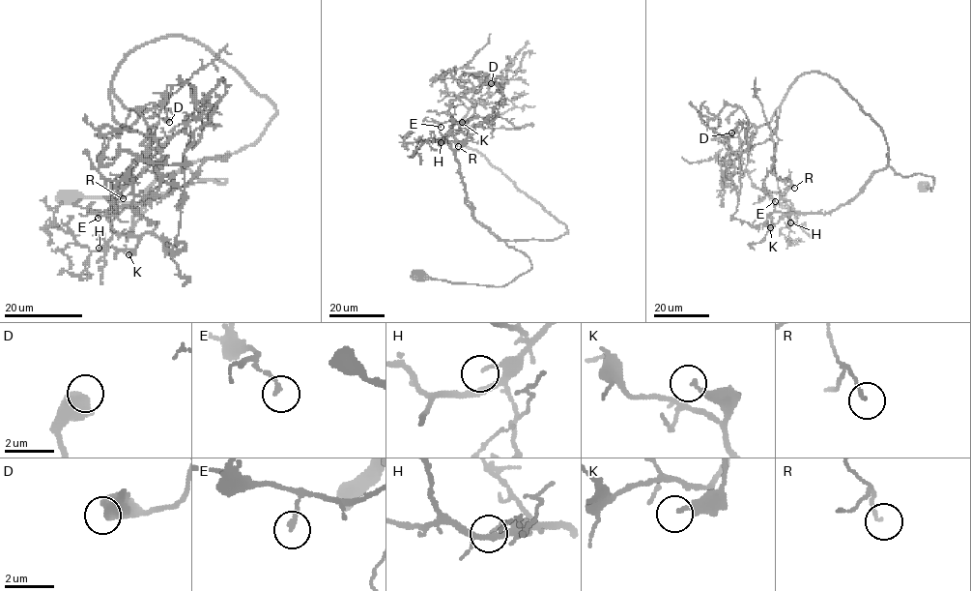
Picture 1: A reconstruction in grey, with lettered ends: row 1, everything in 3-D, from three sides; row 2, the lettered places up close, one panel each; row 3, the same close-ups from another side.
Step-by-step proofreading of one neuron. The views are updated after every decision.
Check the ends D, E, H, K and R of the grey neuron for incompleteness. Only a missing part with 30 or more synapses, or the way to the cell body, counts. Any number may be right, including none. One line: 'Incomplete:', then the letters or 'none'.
Incomplete: none

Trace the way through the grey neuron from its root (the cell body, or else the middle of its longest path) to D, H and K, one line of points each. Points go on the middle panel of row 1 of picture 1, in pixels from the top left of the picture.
D: (417, 274), (503, 286), (531, 264), (502, 240), (552, 240), (567, 232), (450, 133), (489, 96), (491, 83)
H: (417, 274), (503, 286), (531, 267), (528, 257), (472, 216), (455, 152), (449, 141), (441, 142)
K: (417, 274), (503, 286), (531, 267), (528, 257), (499, 240), (466, 204), (455, 157), (469, 136), (462, 122)

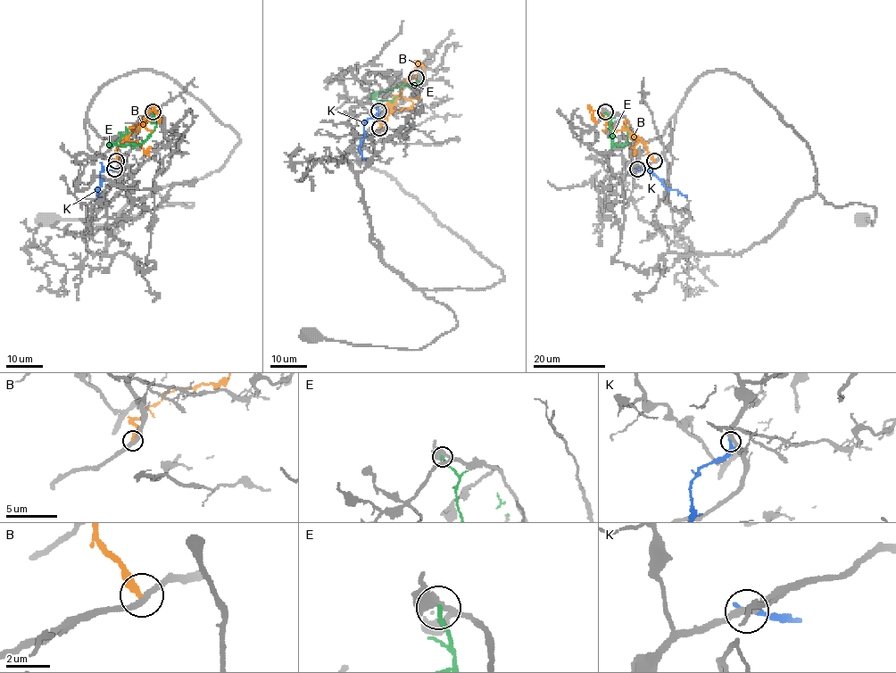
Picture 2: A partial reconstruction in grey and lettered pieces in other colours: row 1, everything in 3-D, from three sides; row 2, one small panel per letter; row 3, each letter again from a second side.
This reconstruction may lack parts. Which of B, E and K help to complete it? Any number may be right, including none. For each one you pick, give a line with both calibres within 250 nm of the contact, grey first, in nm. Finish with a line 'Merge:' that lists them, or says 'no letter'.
Merge: no letter

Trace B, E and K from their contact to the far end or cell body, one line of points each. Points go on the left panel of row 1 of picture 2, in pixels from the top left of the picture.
B: (116, 162), (119, 145), (132, 129), (137, 130), (150, 111), (157, 115), (157, 122)
E: (152, 112), (154, 128), (139, 144), (110, 144), (136, 124)
K: (114, 169), (101, 172), (101, 186), (96, 190), (102, 197)

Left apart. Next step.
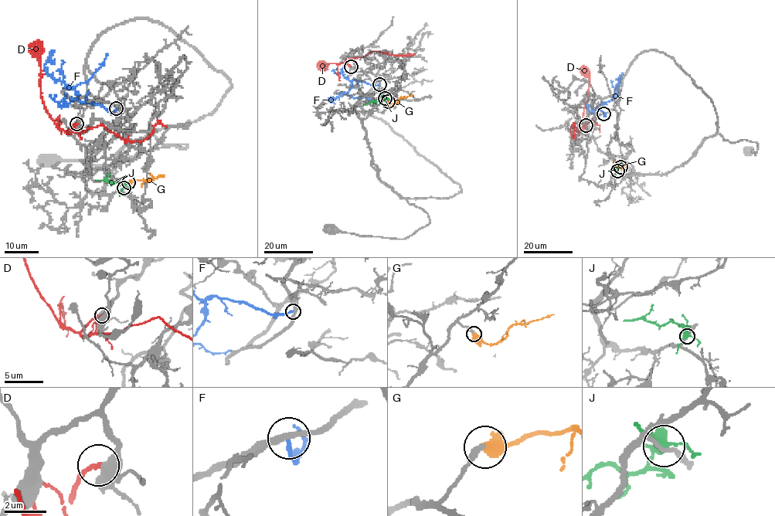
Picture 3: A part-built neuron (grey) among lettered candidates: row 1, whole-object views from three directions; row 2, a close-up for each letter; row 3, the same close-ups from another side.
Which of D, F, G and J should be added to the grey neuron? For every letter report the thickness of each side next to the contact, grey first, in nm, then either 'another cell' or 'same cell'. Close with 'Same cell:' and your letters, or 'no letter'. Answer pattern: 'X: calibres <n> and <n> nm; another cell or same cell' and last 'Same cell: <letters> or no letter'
D: calibres 440 and 240 nm; another cell
F: calibres 320 and 200 nm; another cell
G: calibres 280 and 550 nm; same cell
J: calibres 160 and 360 nm; another cell
Same cell: G

